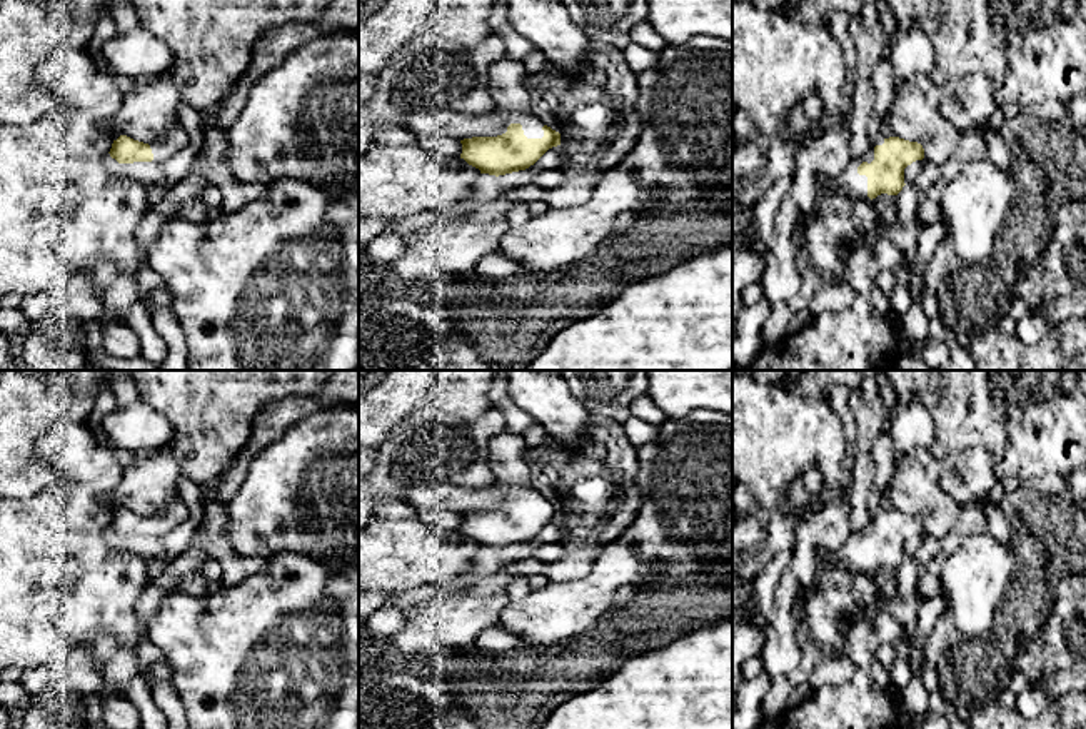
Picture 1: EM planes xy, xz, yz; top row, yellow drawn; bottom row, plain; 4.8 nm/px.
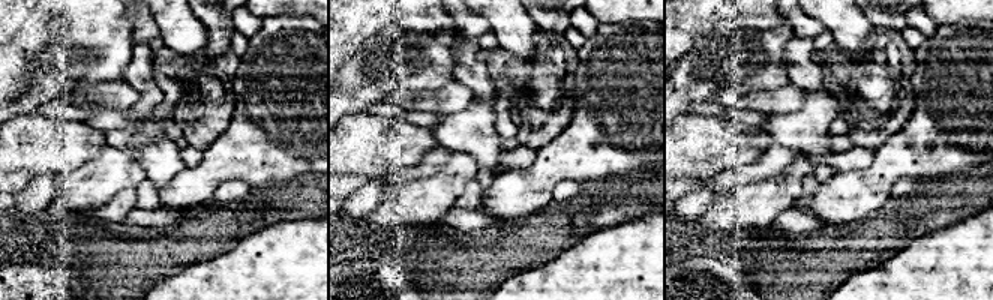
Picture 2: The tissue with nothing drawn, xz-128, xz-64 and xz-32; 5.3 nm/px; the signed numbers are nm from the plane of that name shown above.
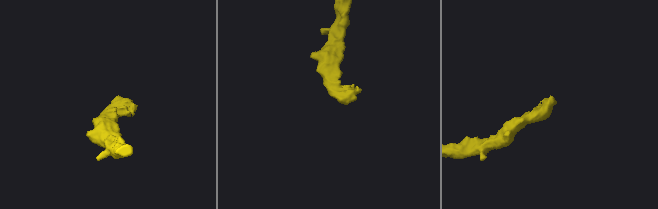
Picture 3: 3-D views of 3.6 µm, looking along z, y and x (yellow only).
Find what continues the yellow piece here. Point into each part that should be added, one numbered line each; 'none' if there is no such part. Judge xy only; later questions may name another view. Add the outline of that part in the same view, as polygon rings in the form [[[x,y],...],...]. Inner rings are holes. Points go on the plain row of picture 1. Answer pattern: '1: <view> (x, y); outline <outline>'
1: xy (175, 512); outline [[[177,494],[165,509],[148,517],[153,527],[152,535],[157,537],[165,535],[173,527],[187,522],[189,517],[190,517],[189,507],[184,502],[184,499]]]

